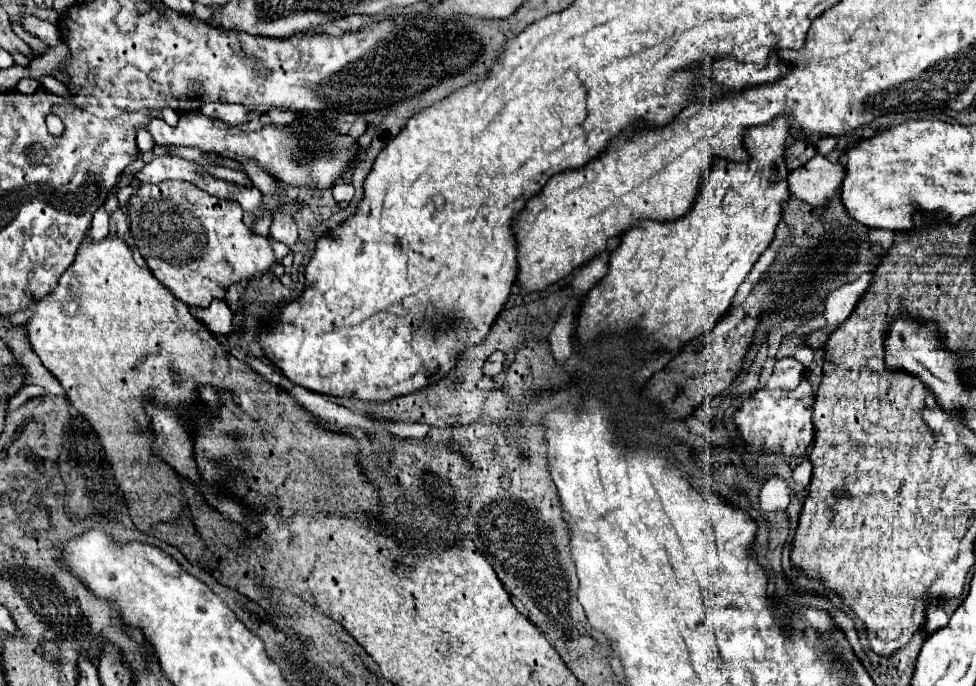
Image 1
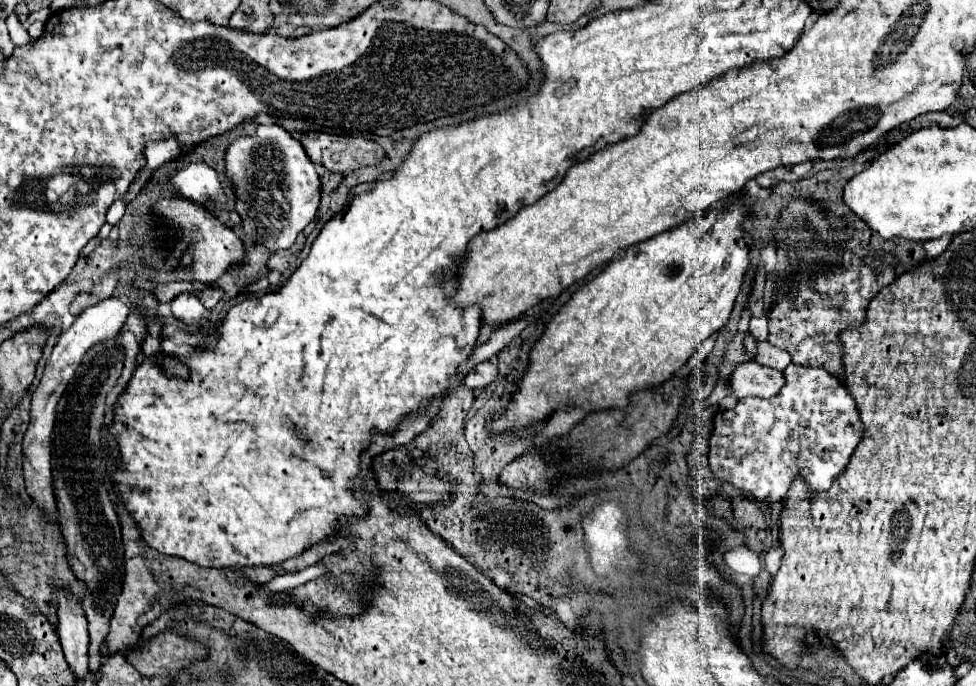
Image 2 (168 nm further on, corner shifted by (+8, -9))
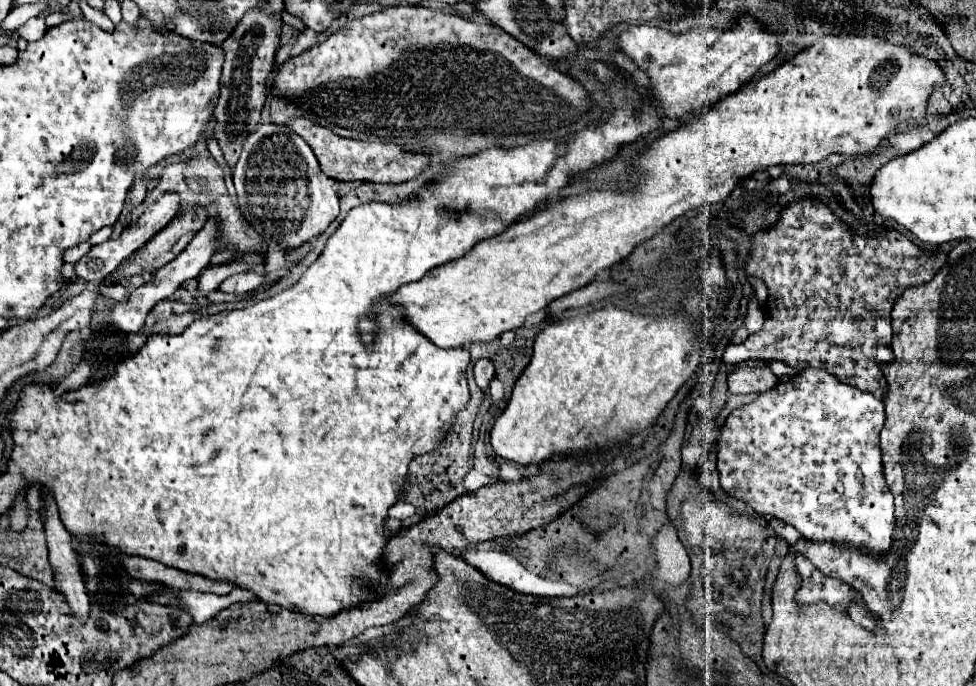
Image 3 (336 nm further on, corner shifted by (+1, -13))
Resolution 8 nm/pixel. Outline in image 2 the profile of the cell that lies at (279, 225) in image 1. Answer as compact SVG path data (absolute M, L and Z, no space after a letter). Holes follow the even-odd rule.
M258 125L254 135L238 137L226 149L226 177L236 197L244 233L270 251L290 249L298 233L316 217L320 203L316 165L282 125Z

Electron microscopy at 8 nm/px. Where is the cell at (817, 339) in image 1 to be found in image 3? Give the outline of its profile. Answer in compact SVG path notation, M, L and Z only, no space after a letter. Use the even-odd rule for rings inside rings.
M799 199L793 201L787 209L783 209L779 221L771 225L767 231L753 235L751 247L751 261L747 263L745 271L763 279L767 283L767 307L765 307L765 325L759 333L749 335L749 339L741 345L727 345L723 353L723 363L739 363L745 359L781 359L783 363L793 369L803 367L823 367L833 373L839 381L859 387L865 393L873 393L877 399L885 393L885 377L879 369L881 361L891 361L891 307L893 301L911 285L923 285L933 279L933 275L945 265L943 253L923 251L915 243L911 243L905 235L897 231L889 231L879 237L867 239L865 249L857 249L853 245L853 237L847 233L847 227L839 223L833 213L819 201ZM831 327L859 327L859 335L843 335L839 341L843 349L837 355L821 355L817 359L799 361L799 343L811 349L817 345Z

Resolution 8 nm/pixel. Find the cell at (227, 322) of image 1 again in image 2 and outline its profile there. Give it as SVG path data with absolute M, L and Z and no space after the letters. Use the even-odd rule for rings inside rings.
M180 293L172 301L172 313L184 323L204 323L210 311L200 303L196 293Z

